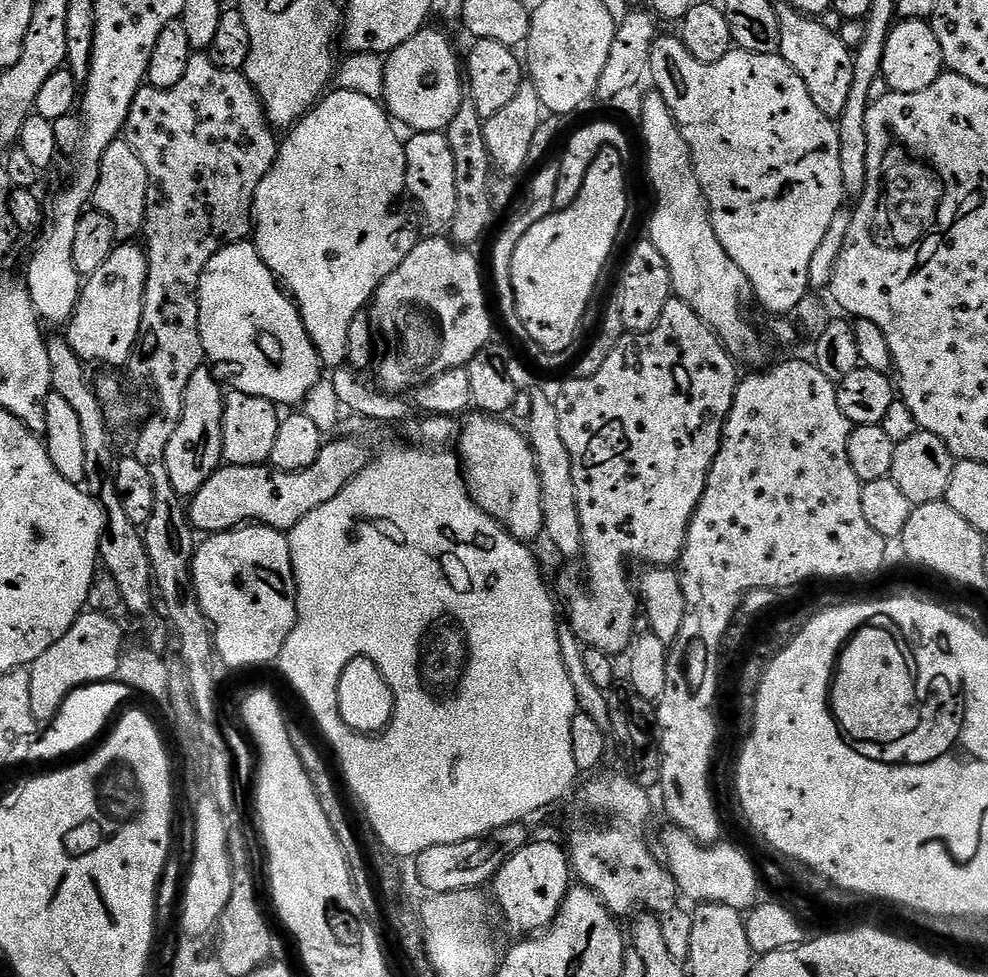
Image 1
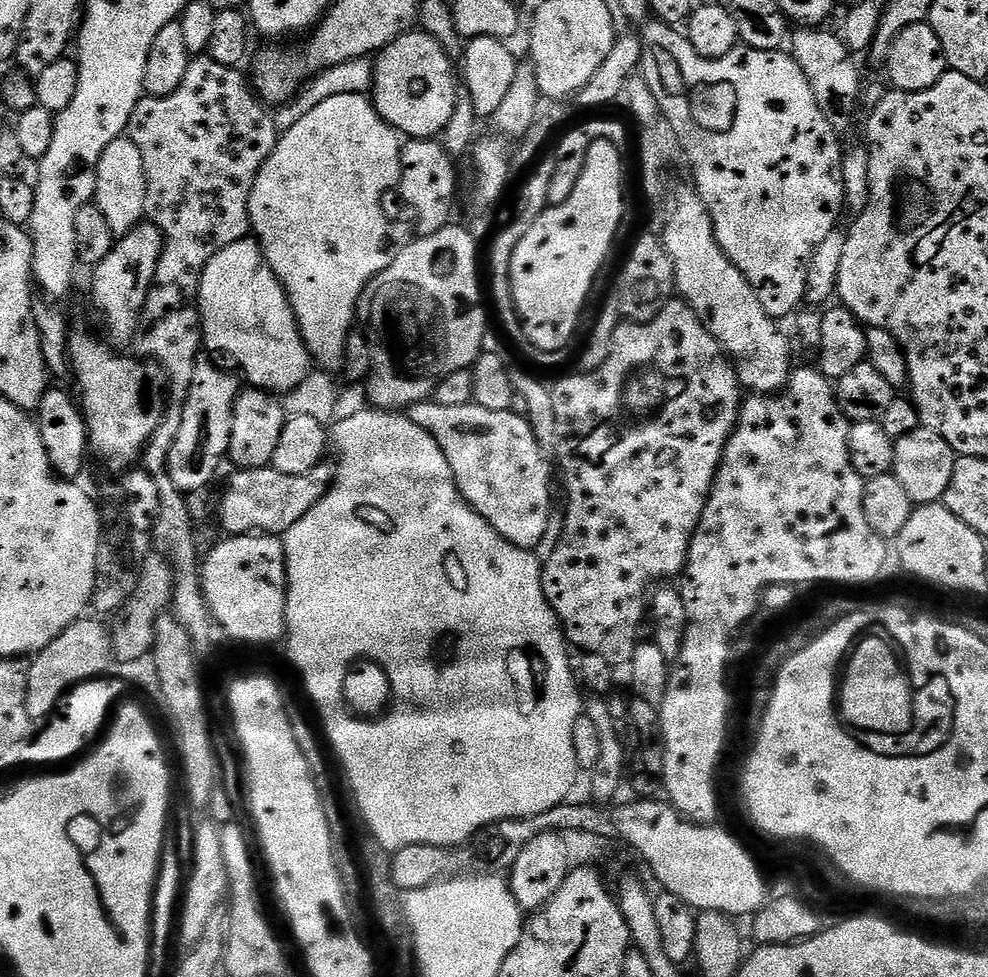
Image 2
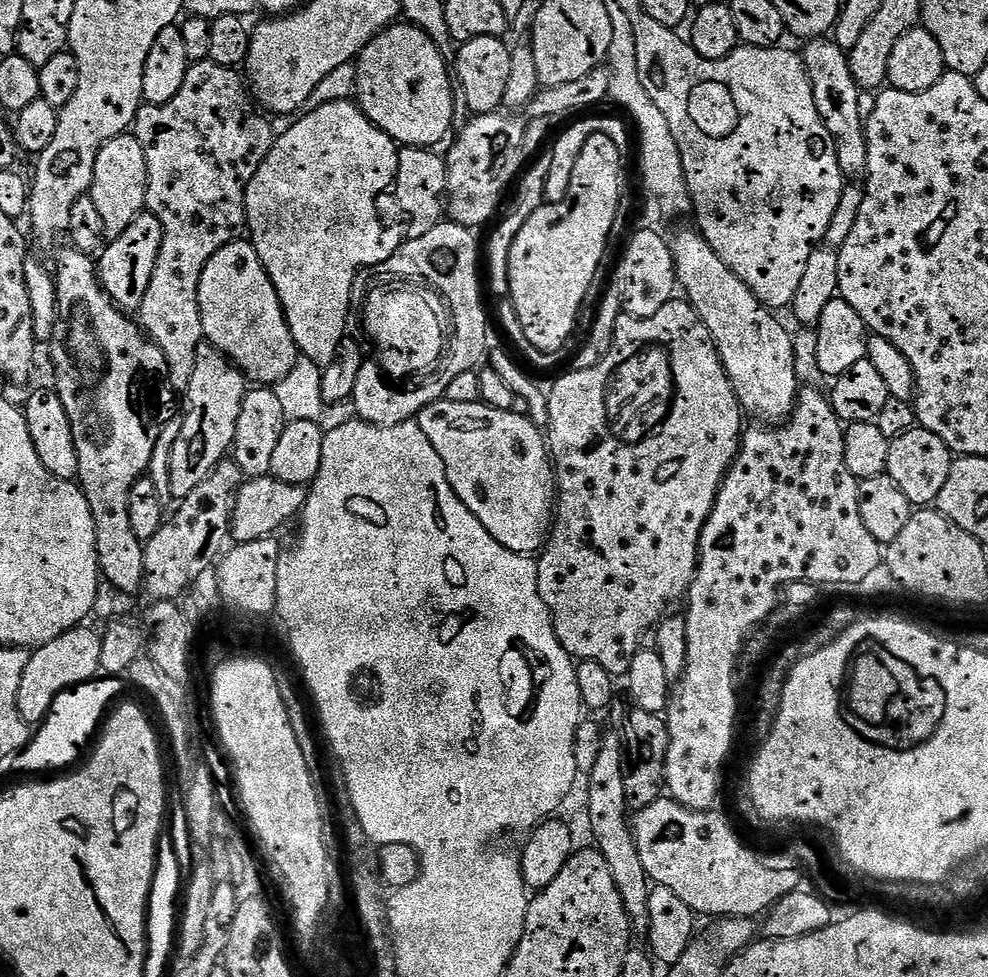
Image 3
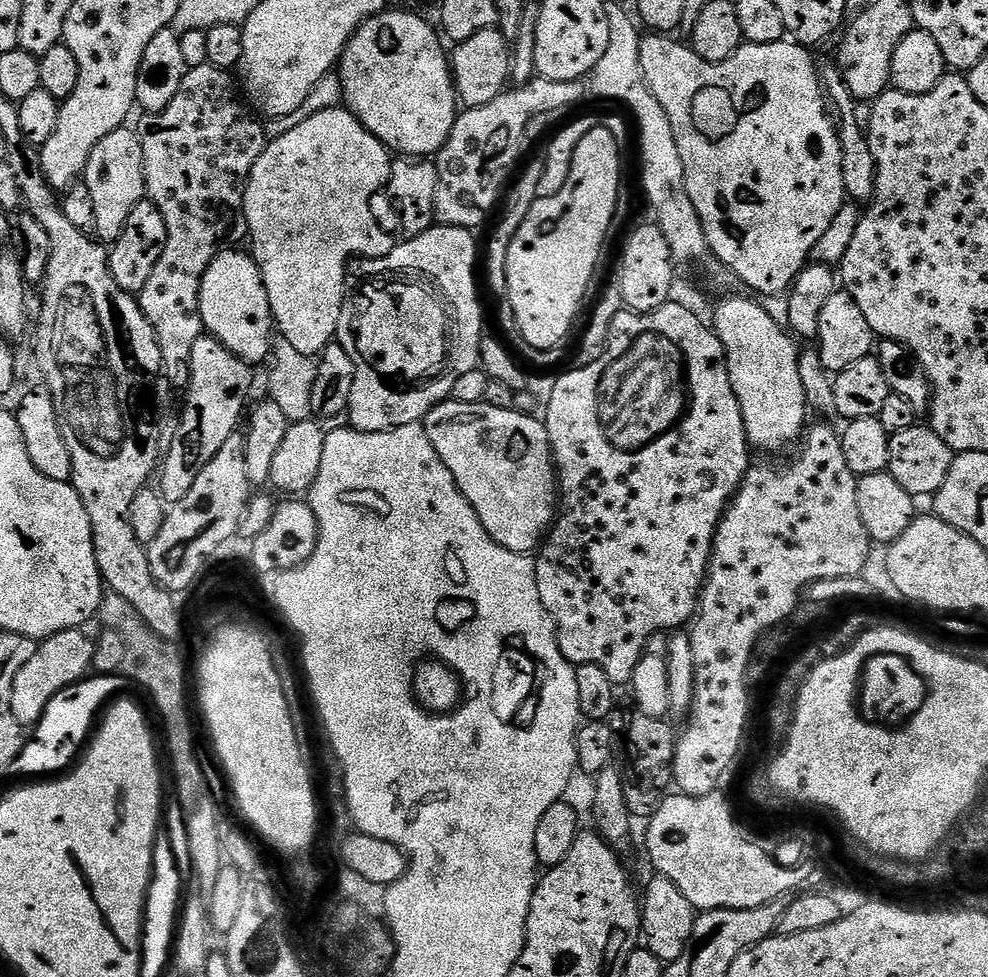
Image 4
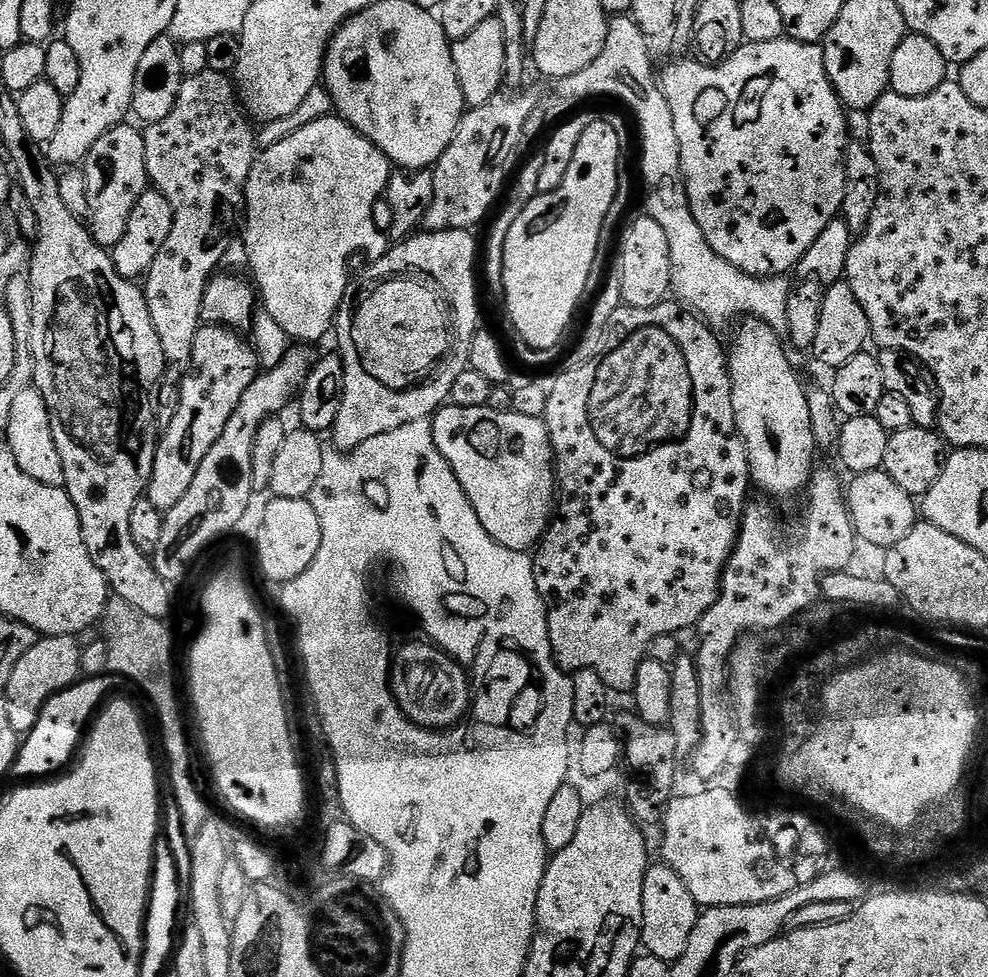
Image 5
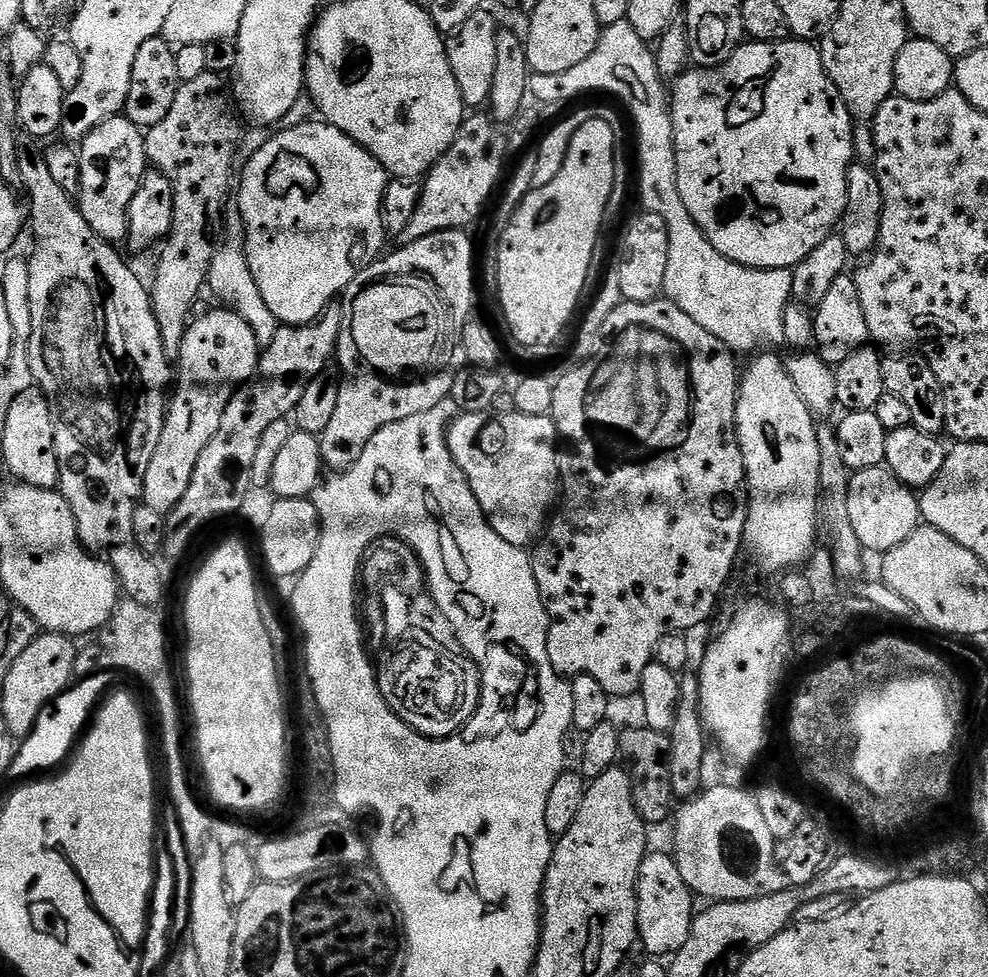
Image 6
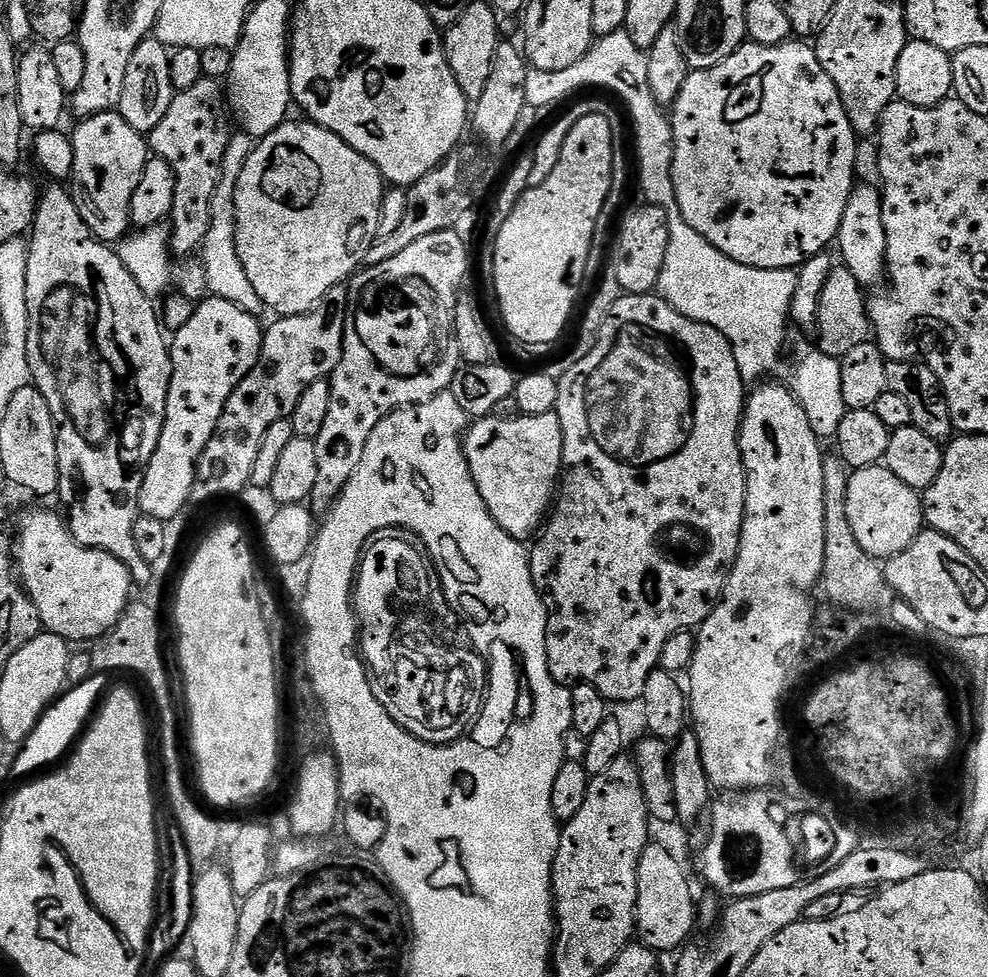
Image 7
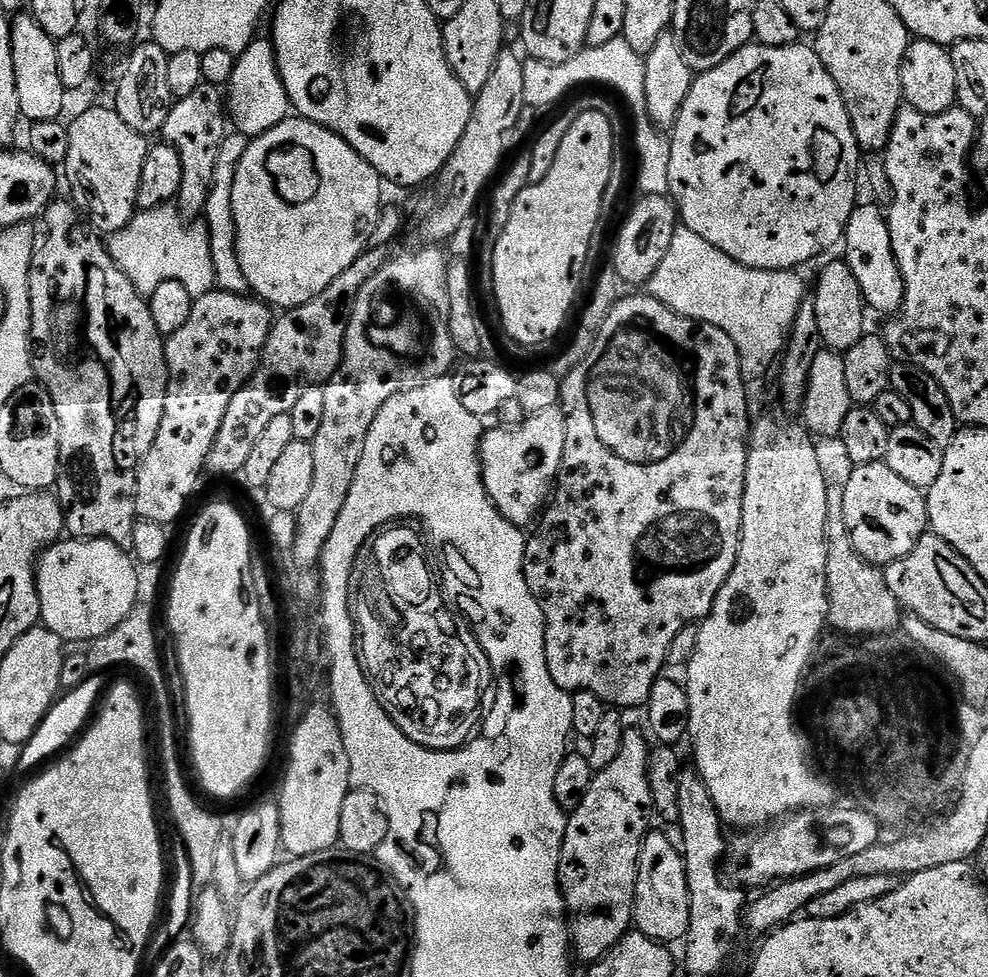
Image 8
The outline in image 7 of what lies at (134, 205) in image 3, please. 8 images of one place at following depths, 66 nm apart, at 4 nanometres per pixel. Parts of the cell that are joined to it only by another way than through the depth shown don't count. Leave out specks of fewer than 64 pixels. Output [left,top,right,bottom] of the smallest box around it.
[70,111,150,242]

